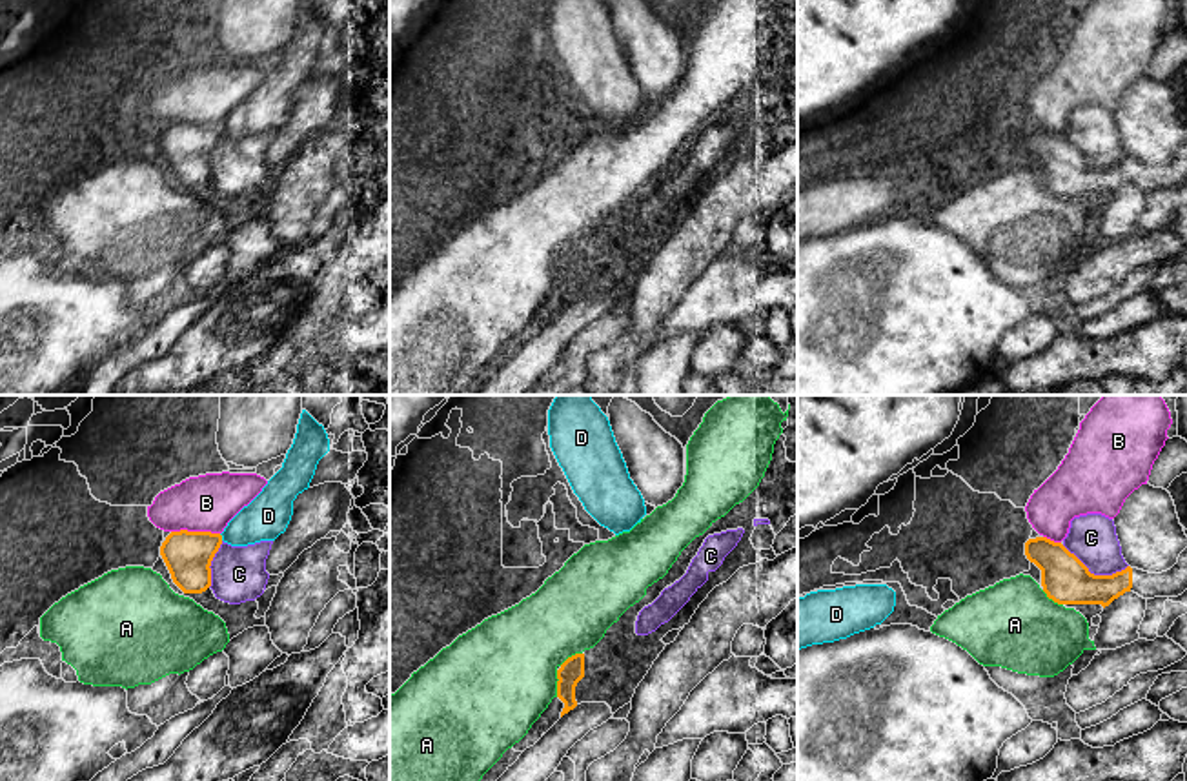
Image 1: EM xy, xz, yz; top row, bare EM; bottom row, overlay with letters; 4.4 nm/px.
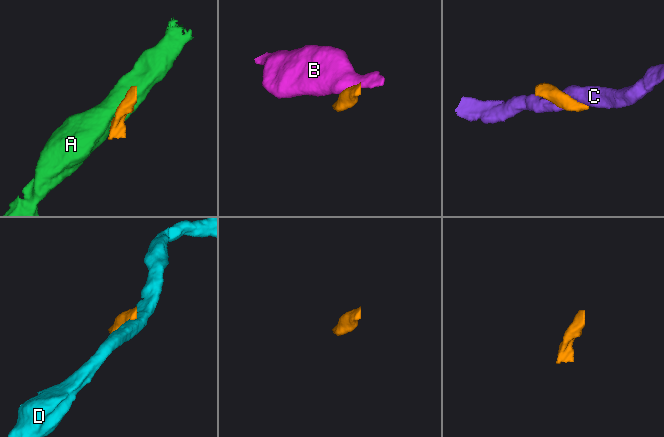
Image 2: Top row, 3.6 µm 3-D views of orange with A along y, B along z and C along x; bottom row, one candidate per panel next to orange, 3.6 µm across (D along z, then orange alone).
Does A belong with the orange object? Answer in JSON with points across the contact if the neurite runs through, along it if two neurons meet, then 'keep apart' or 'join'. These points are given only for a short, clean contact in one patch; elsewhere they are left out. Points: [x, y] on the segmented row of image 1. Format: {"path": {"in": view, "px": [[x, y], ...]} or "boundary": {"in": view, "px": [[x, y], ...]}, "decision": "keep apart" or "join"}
{"boundary": {"in": "xz", "px": [[556, 670], [557, 696]]}, "decision": "keep apart"}

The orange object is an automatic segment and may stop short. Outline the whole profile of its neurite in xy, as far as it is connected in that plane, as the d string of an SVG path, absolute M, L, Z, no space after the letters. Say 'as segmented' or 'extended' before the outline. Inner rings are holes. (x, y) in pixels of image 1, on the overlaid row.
as segmented | M171 532L160 546L160 555L173 583L184 593L202 593L211 586L211 561L222 544L220 533Z

